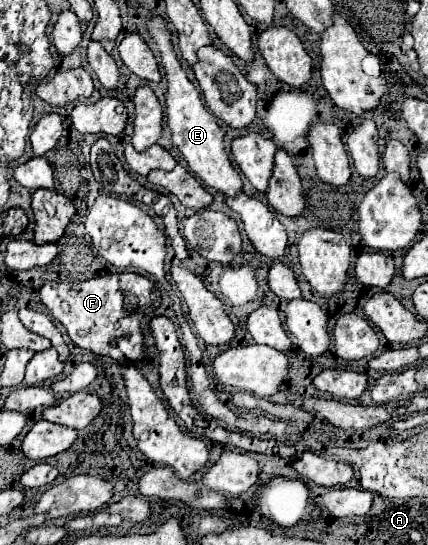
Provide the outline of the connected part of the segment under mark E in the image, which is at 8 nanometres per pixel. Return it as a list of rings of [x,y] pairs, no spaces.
[[[158,16],[152,18],[150,20],[150,34],[158,44],[158,50],[162,54],[162,66],[166,70],[166,80],[168,80],[166,118],[168,118],[168,126],[172,130],[172,142],[178,146],[178,150],[186,158],[190,172],[200,176],[206,186],[222,192],[228,198],[238,196],[242,192],[242,180],[240,180],[238,170],[234,170],[234,166],[228,158],[228,152],[224,146],[224,132],[216,124],[214,116],[208,110],[204,110],[204,104],[202,104],[198,90],[194,88],[194,84],[188,80],[186,72],[182,70],[182,66],[172,50],[170,32],[166,30],[166,20],[162,20]]]

